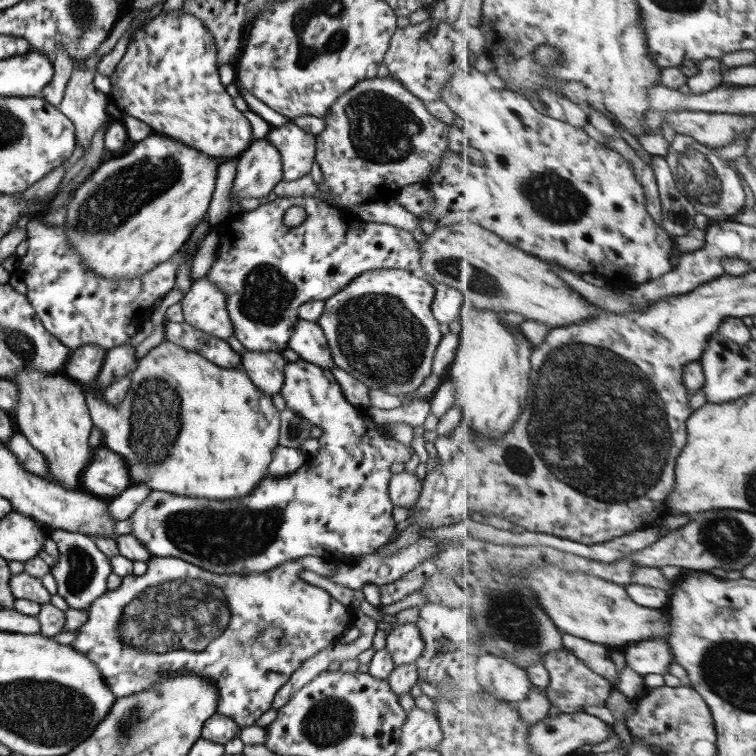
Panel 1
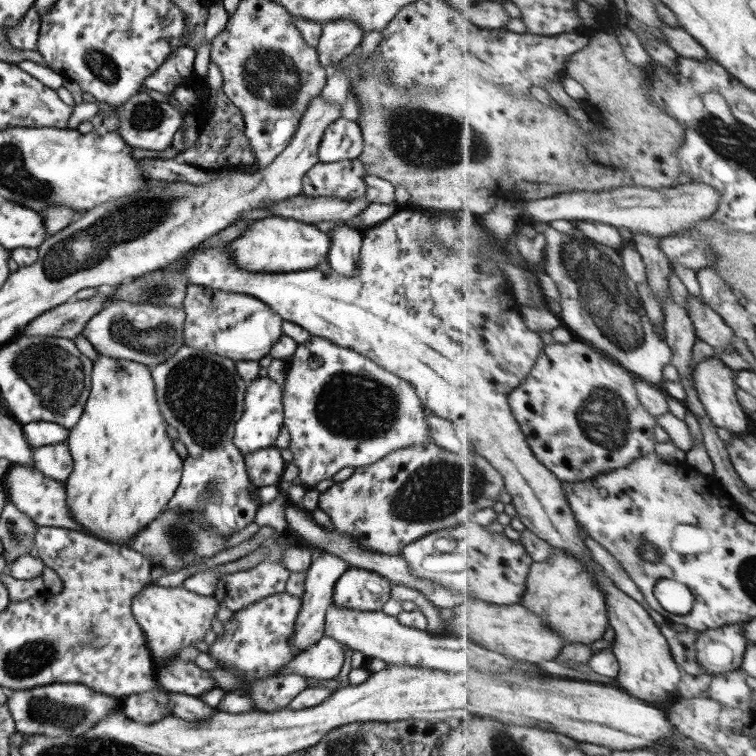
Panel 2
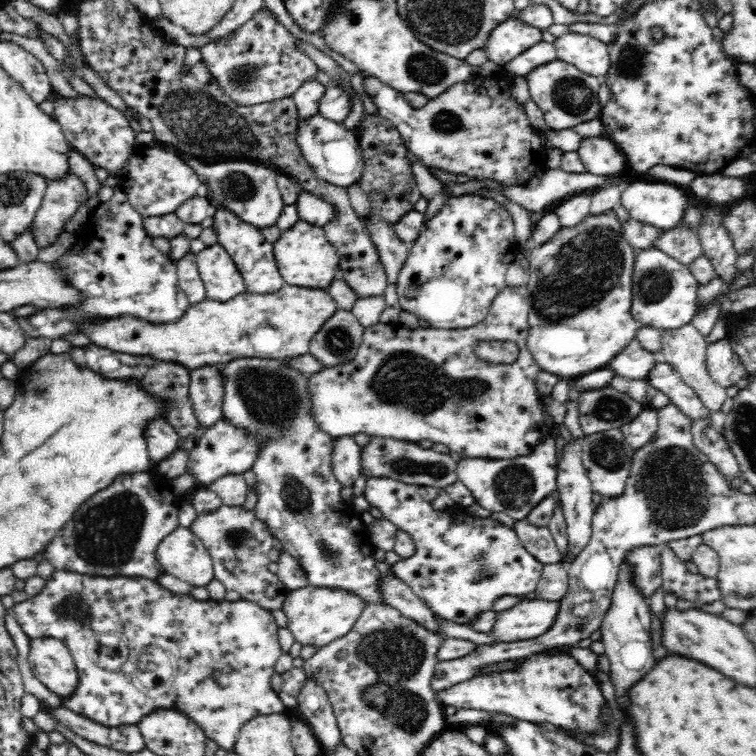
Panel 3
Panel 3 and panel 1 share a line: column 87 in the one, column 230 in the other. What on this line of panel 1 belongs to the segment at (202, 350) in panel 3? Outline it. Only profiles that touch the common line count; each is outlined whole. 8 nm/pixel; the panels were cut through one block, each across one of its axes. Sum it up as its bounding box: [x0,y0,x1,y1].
[180,279,233,340]

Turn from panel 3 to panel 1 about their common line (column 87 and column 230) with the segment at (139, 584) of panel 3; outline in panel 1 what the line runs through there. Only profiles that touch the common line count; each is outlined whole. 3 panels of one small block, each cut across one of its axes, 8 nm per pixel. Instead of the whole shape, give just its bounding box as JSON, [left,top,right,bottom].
[70,557,353,727]

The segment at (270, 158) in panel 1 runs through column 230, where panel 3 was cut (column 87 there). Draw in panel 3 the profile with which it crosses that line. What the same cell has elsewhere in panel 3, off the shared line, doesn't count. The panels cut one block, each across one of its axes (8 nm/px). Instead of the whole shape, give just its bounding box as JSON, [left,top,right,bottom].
[33,172,88,248]

